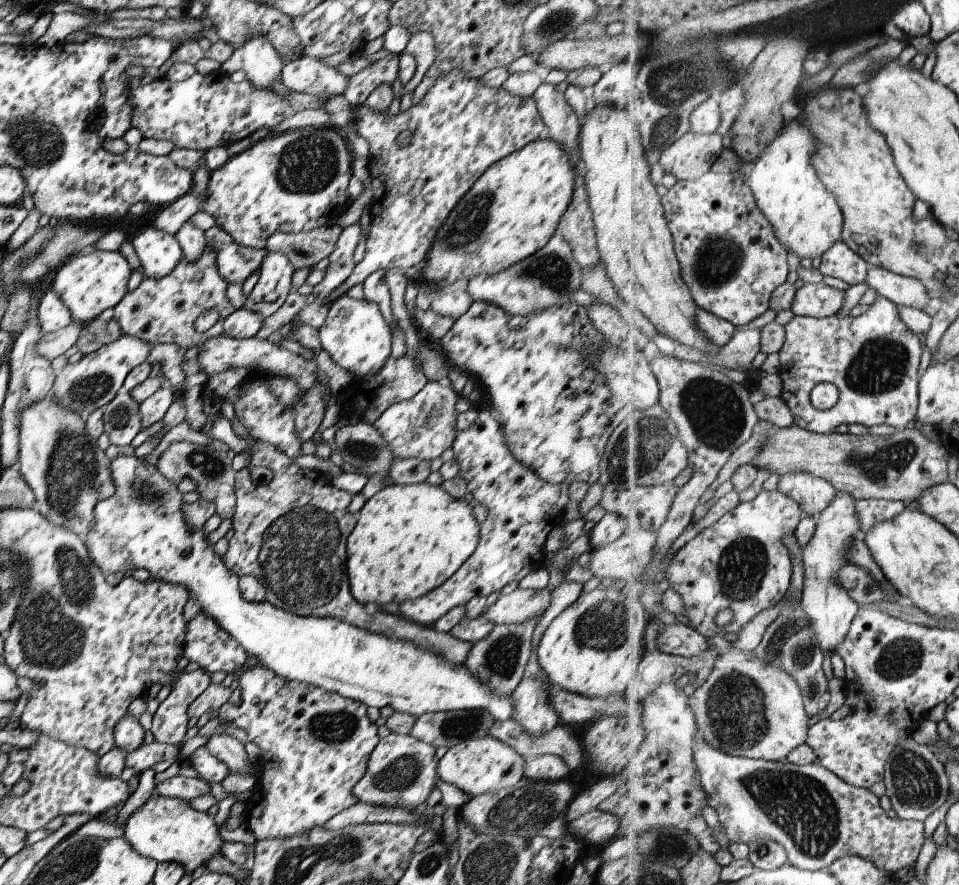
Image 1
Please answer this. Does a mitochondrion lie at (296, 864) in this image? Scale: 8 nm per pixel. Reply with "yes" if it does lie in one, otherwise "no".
yes

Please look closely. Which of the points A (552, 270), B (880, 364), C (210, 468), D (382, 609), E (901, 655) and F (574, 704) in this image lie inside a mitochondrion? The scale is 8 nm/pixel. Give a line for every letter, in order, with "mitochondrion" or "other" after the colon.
A: mitochondrion
B: mitochondrion
C: mitochondrion
D: other
E: mitochondrion
F: other

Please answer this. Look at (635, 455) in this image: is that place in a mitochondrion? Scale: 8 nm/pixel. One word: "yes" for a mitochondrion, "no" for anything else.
yes

